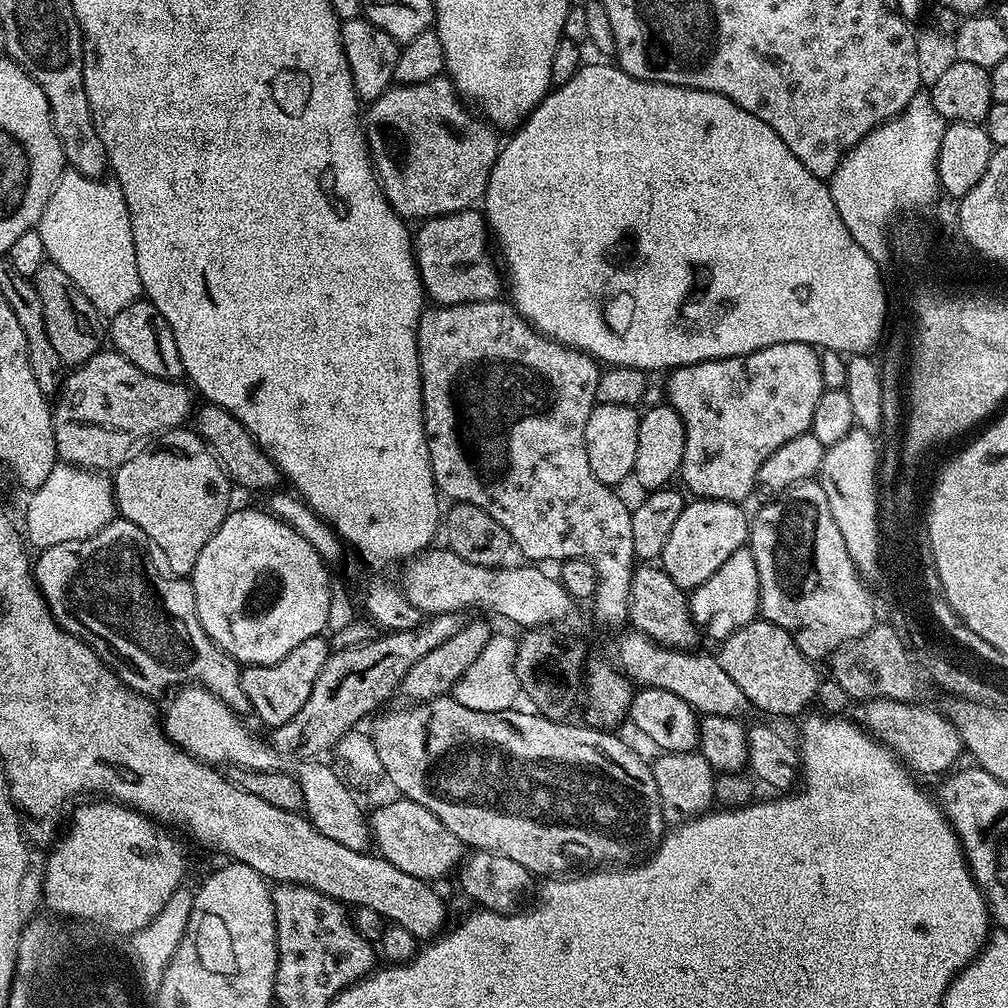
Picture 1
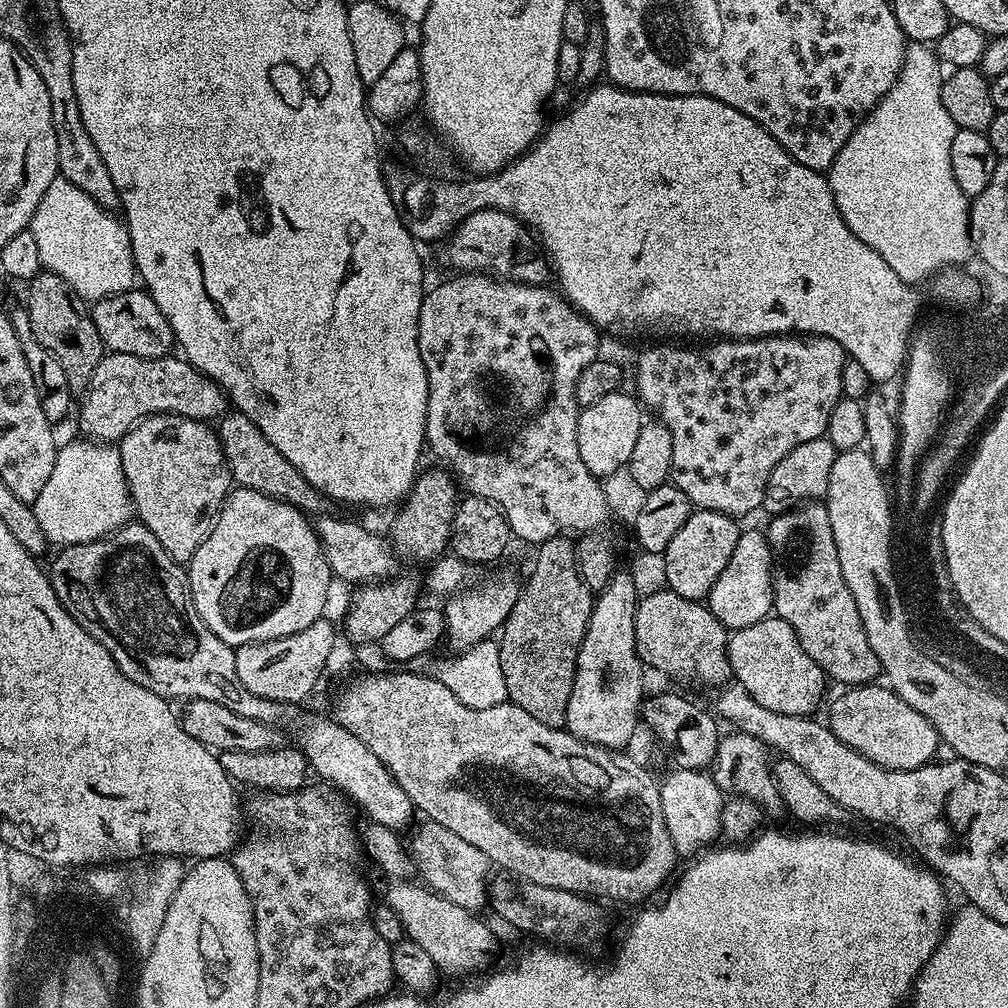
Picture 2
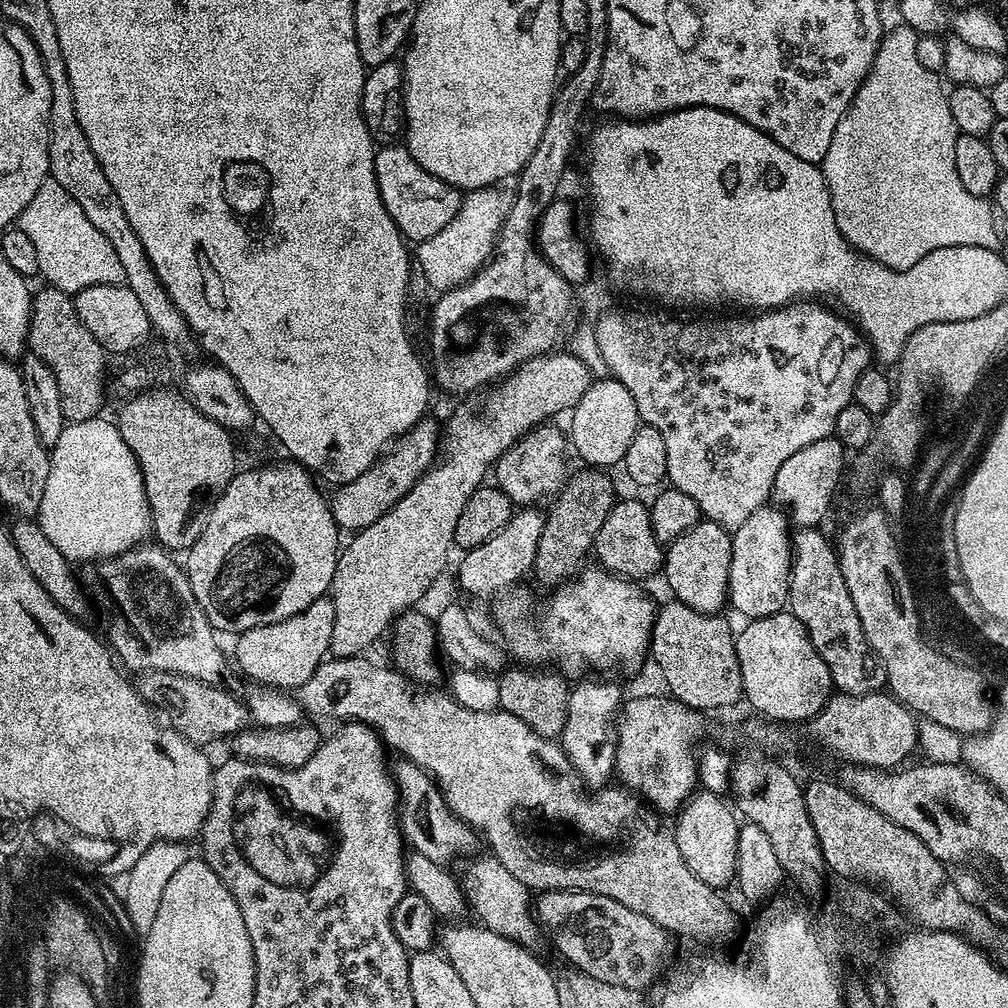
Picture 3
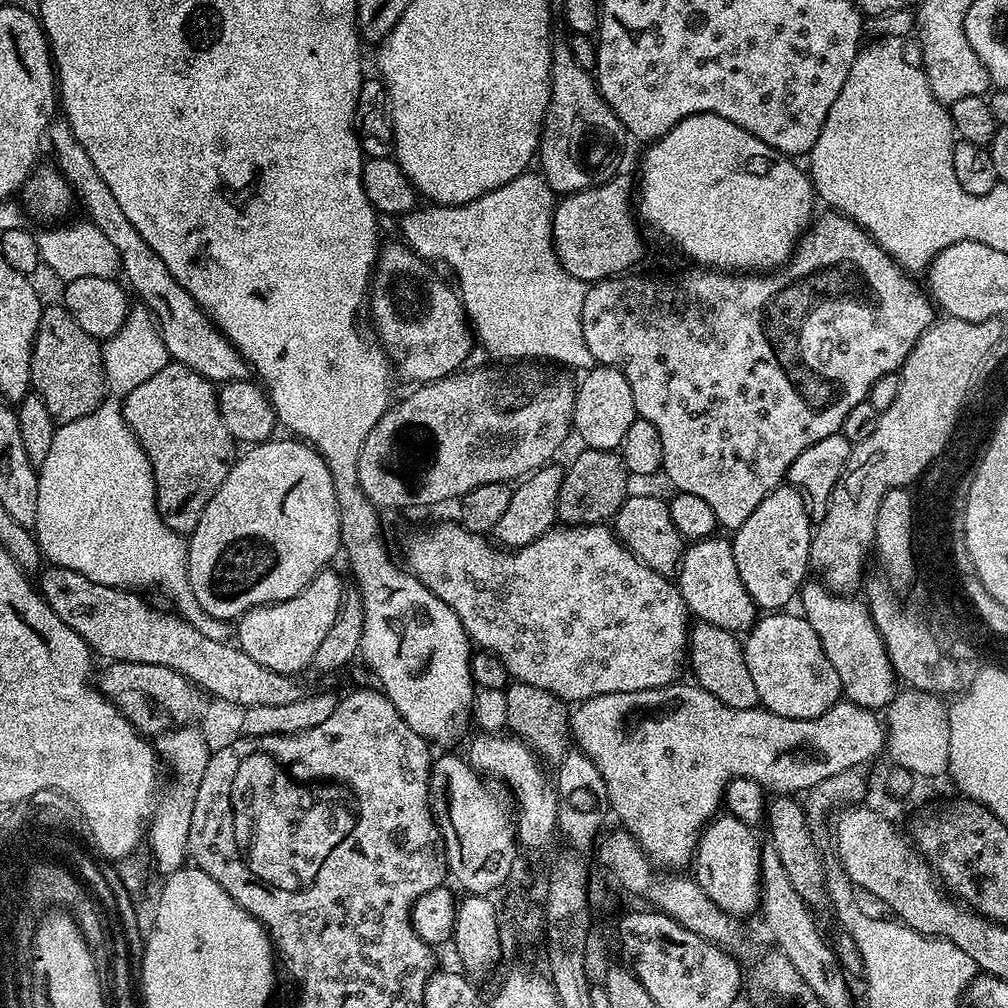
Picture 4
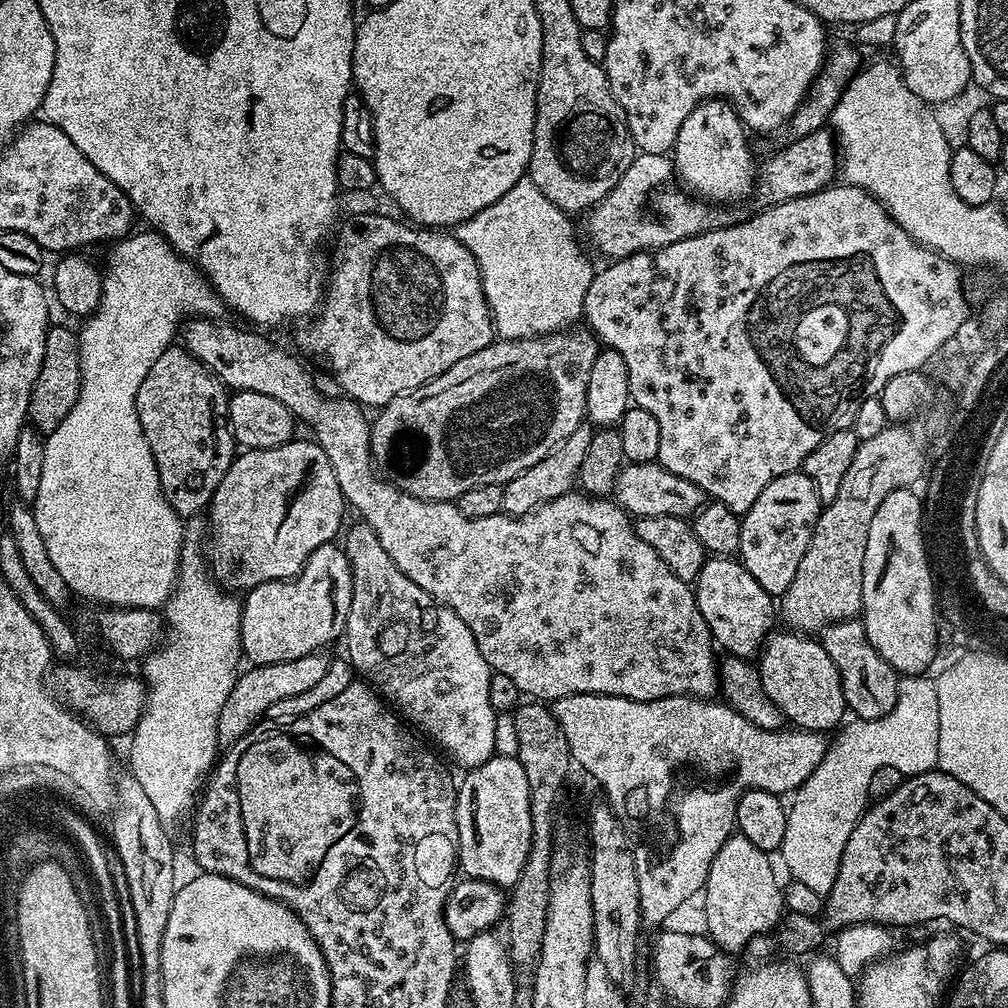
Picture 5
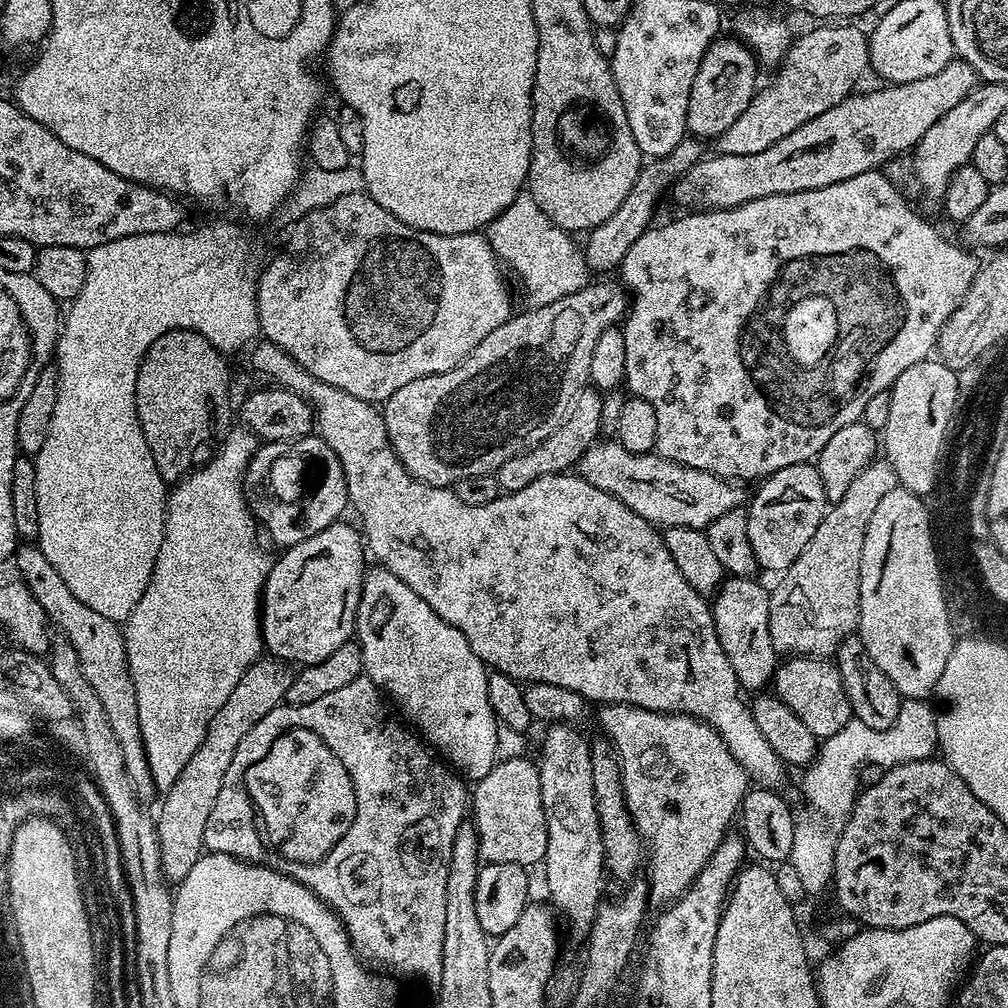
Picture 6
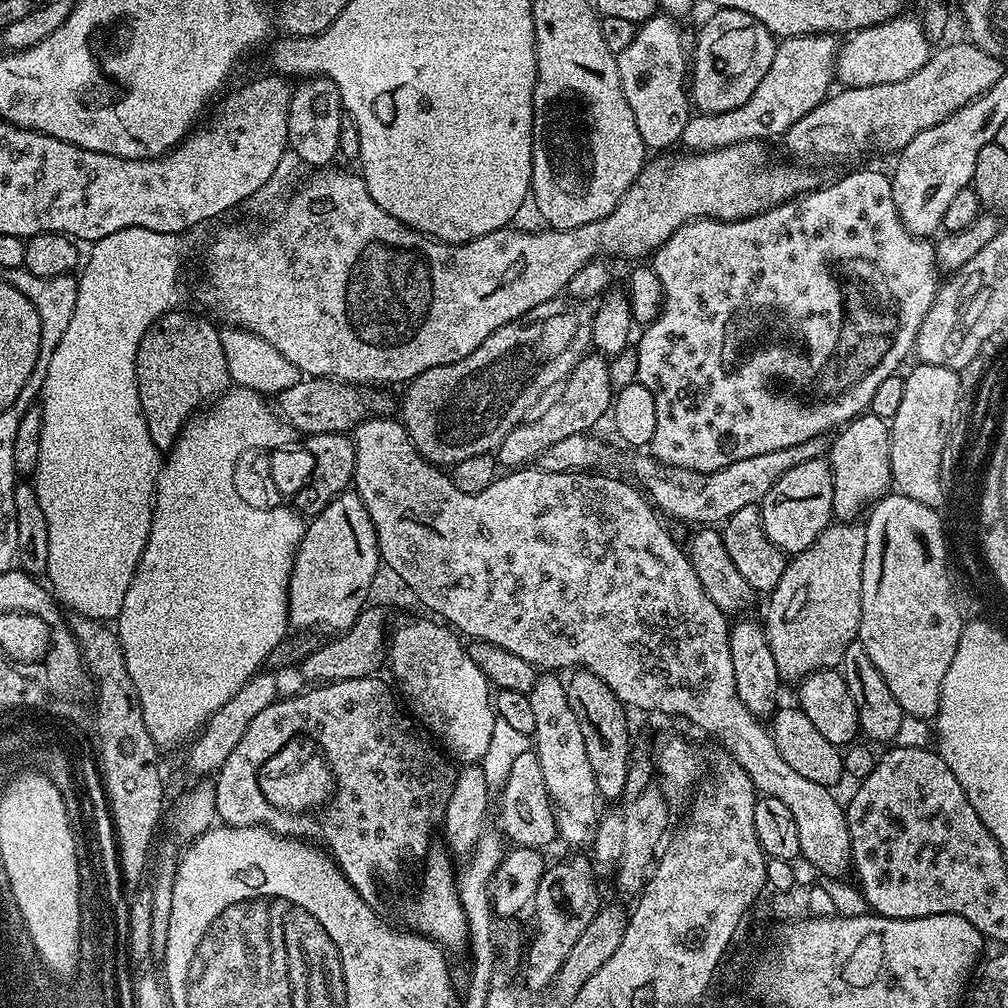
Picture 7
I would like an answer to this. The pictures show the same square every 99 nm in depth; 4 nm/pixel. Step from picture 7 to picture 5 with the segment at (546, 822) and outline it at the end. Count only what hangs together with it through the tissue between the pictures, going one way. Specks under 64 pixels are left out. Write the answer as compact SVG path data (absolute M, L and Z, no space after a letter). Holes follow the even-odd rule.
M495 754L463 775L464 781L459 781L456 789L459 871L465 877L489 880L491 884L516 884L532 841L530 782L526 782L526 770L522 770L522 762L515 756Z

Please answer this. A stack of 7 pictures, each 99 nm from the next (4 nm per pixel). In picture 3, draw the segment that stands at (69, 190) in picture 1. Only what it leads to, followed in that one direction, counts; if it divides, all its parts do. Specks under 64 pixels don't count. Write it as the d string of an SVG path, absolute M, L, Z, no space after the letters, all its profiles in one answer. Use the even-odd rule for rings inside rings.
M51 178L38 186L30 206L22 210L18 227L27 234L38 257L38 270L45 285L69 294L86 290L86 286L123 284L124 275L118 253L110 241L86 218L82 206Z

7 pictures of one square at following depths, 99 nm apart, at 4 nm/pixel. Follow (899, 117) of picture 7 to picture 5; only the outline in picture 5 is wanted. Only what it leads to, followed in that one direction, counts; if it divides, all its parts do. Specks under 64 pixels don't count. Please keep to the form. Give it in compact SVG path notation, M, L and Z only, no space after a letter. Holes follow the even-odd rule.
M831 131L811 132L797 136L791 142L793 144L778 149L765 164L759 165L758 179L754 184L757 205L781 204L784 200L793 200L795 196L819 192L821 188L827 188L833 183L838 172L838 149ZM640 152L630 162L626 174L618 178L614 190L588 209L584 220L584 236L592 248L612 260L632 256L635 252L655 252L682 238L701 236L711 228L719 228L726 217L720 208L711 208L700 198L691 200L678 183L676 169L667 155Z

